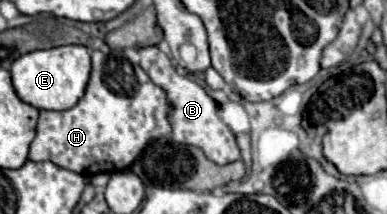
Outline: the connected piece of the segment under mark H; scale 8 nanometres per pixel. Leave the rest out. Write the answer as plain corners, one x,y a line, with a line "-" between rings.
92,52
92,74
84,96
70,110
40,112
28,158
32,162
54,162
82,176
120,172
136,160
148,140
170,132
168,114
166,92
156,86
138,64
132,64
124,52

